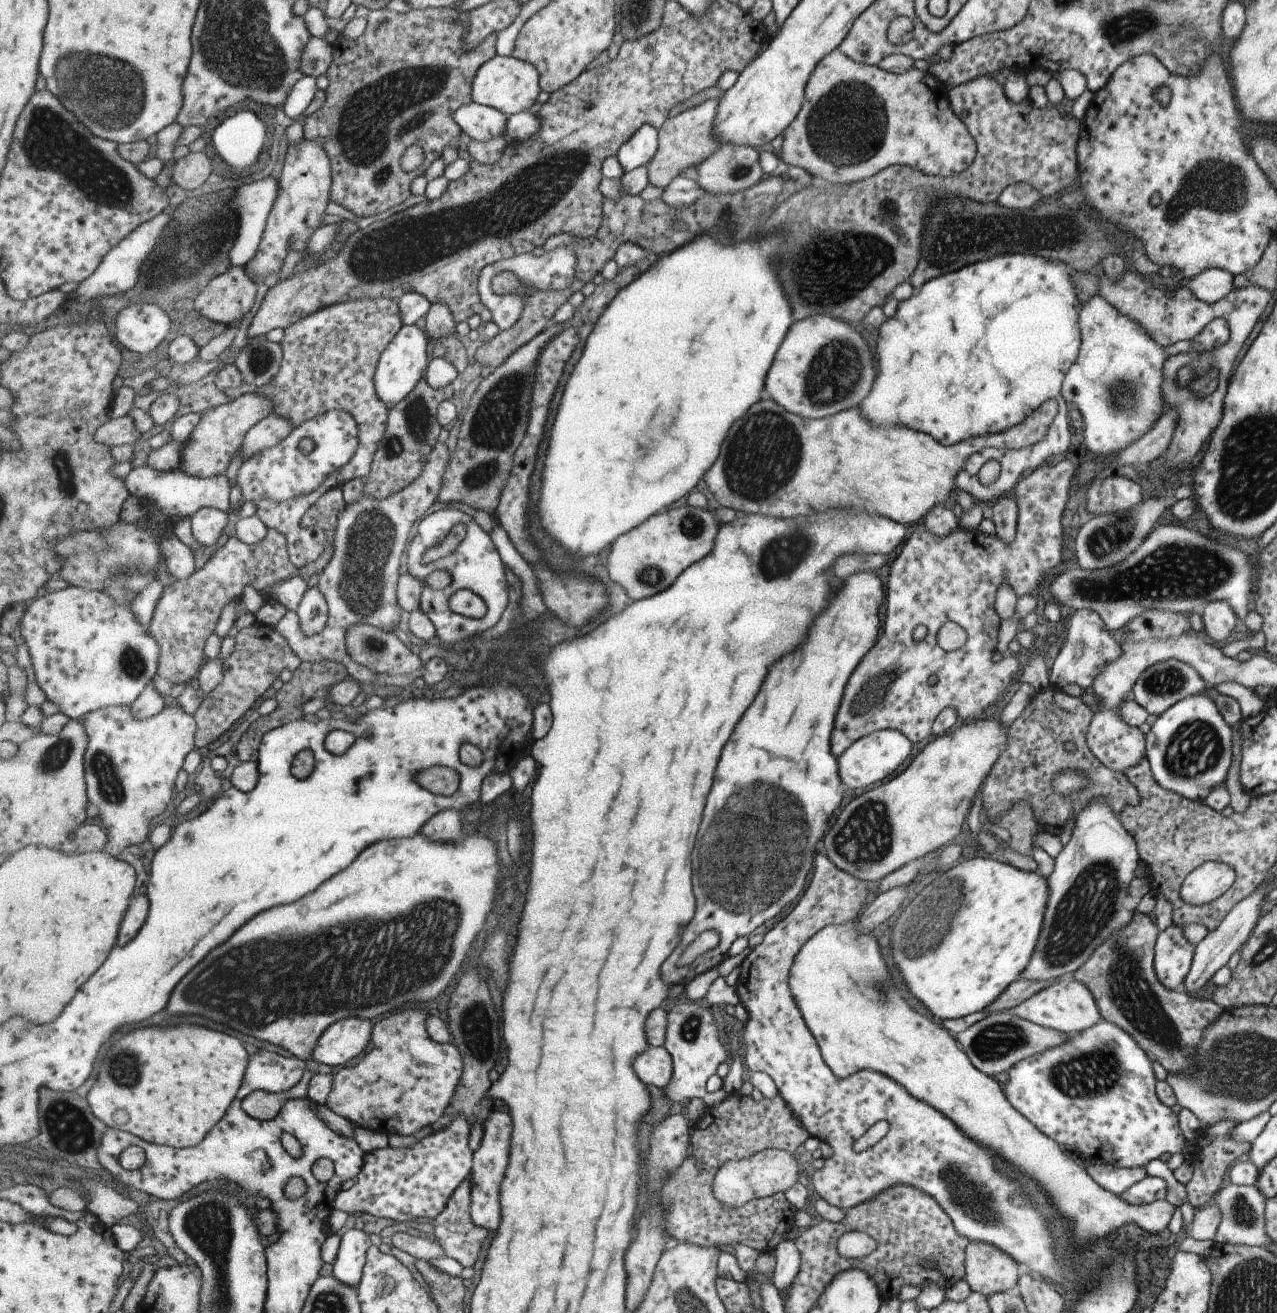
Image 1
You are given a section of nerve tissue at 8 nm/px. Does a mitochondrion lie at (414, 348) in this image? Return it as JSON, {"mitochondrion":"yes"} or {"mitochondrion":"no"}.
{"mitochondrion":"no"}

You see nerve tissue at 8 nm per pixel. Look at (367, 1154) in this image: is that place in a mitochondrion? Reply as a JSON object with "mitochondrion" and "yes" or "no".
{"mitochondrion":"no"}

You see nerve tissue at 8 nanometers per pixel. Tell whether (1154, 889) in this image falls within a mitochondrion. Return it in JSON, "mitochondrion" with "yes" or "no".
{"mitochondrion":"no"}

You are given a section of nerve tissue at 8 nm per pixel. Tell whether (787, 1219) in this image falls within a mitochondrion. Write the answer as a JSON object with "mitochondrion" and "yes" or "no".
{"mitochondrion":"no"}

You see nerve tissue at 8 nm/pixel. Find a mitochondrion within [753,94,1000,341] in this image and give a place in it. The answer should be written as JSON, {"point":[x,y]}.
{"point":[834,266]}

